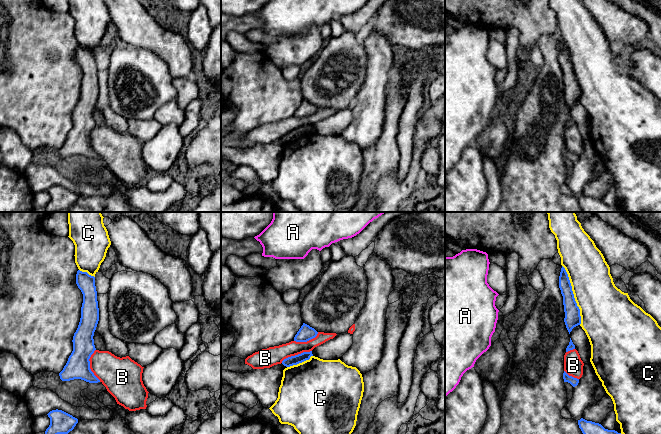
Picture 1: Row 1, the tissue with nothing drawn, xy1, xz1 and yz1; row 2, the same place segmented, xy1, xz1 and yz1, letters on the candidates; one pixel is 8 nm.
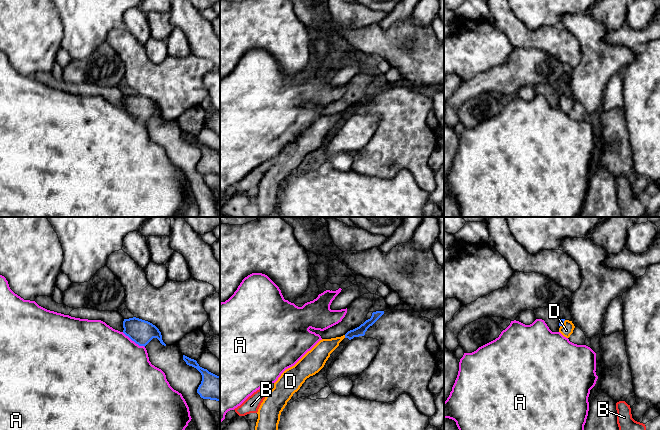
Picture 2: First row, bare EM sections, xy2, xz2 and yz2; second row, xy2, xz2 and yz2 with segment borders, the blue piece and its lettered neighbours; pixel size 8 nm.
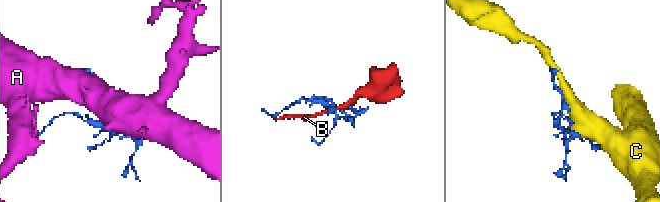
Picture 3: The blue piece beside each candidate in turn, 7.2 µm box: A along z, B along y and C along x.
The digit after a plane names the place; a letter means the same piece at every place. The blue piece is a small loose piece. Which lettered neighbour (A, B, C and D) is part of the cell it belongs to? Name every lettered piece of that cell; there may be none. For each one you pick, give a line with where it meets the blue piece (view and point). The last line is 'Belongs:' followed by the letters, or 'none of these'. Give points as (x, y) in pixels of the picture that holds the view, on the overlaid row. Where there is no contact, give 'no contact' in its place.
D: xz2 (345, 336)
Belongs: D

